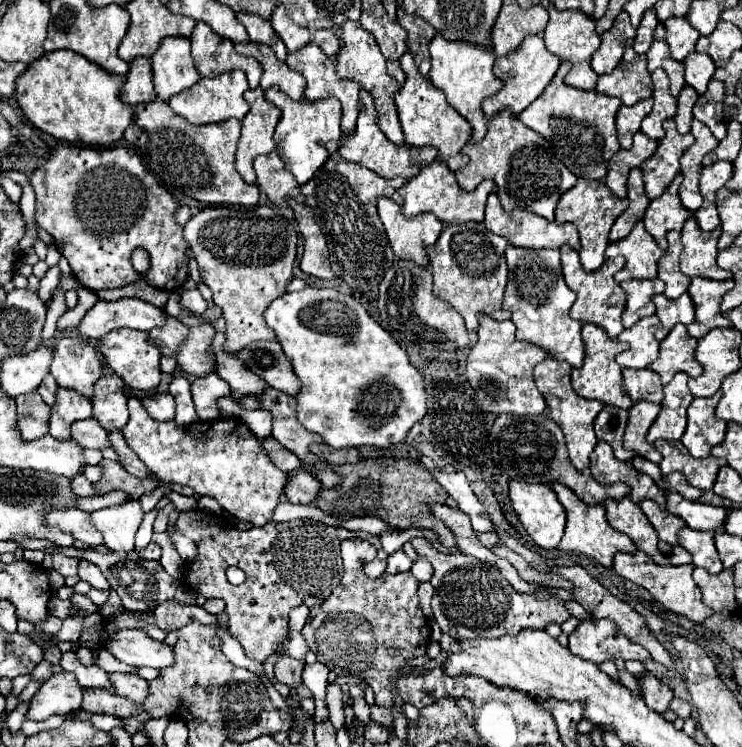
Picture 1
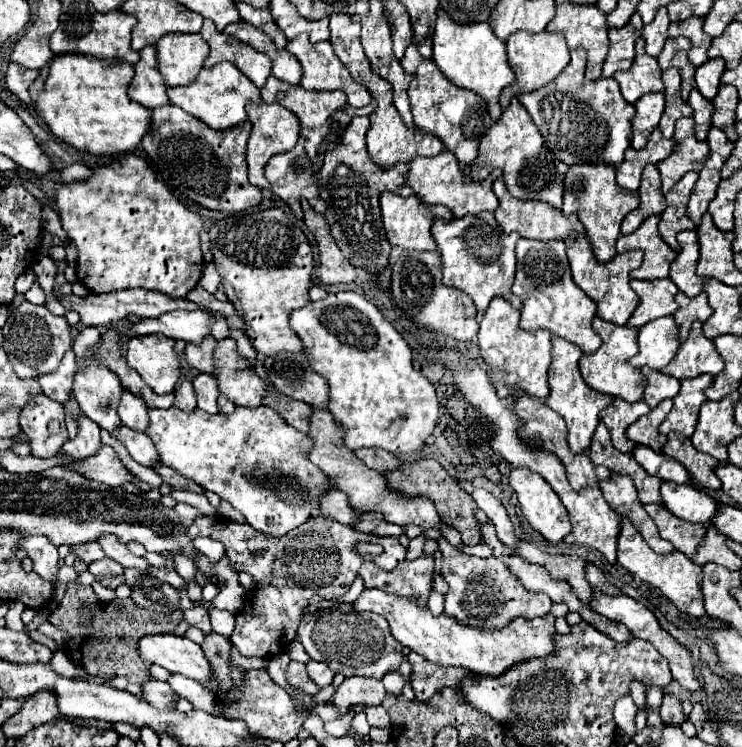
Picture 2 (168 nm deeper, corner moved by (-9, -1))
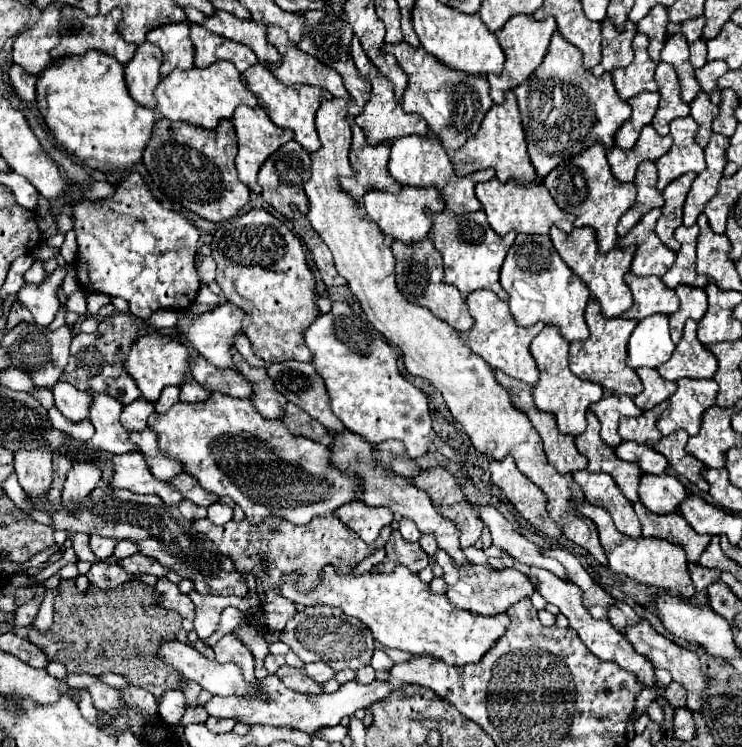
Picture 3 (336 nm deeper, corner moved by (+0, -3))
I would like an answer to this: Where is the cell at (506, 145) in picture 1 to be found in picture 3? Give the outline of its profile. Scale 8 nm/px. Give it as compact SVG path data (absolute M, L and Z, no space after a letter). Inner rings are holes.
M513 91L505 93L505 101L501 105L491 107L491 111L485 115L479 131L473 137L469 137L469 141L461 149L451 153L451 163L453 163L453 169L457 175L471 175L479 169L493 167L497 173L497 179L501 183L507 183L509 179L517 181L519 185L533 185L533 183L541 181L529 159L529 153L527 153L525 131L521 125L517 99L515 99Z

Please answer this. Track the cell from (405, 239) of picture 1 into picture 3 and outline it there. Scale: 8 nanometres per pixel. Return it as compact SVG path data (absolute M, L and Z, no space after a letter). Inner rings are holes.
M403 187L401 193L383 193L383 191L369 191L365 197L365 213L367 217L381 229L383 235L391 239L399 239L405 245L419 243L425 239L431 231L431 221L427 217L427 211L441 213L445 209L445 203L441 201L441 195L433 187Z

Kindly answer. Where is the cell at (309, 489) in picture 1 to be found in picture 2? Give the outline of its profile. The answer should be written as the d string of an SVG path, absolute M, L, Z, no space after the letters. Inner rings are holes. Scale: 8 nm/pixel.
M332 489L330 493L326 493L322 497L320 511L322 511L322 515L328 515L328 517L344 523L344 525L352 525L360 519L360 513L350 507L348 495L338 491L338 489Z

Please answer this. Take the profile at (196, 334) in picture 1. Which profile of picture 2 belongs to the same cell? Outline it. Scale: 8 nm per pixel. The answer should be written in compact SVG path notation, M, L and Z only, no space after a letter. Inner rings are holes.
M232 337L220 339L214 349L216 361L216 383L232 403L246 407L260 407L268 393L268 385L250 371L250 363L238 355L236 341Z

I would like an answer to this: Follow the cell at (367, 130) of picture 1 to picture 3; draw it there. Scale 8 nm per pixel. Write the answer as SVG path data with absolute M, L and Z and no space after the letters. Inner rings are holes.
M353 35L353 41L351 41L351 57L353 57L353 63L355 63L357 71L361 73L361 77L371 83L371 99L367 101L363 113L355 117L355 123L363 129L369 145L379 145L379 143L385 143L385 141L395 141L395 139L405 137L409 133L419 133L421 137L425 137L427 131L429 131L425 119L421 119L419 115L407 115L401 109L401 105L393 97L393 85L377 73L377 67L369 61L369 57L365 57L365 51L361 49L361 45L359 45L355 35Z

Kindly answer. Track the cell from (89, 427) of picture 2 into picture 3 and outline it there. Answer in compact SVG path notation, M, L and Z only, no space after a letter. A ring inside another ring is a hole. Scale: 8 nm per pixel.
M73 463L67 471L65 485L63 485L63 503L73 513L75 501L83 501L91 489L101 483L101 467L97 463Z

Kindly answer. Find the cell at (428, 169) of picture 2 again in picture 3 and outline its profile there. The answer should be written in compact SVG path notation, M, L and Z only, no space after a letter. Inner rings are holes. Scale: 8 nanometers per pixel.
M407 135L401 137L397 141L393 141L391 145L391 159L389 159L389 173L395 181L399 181L403 187L437 187L441 191L441 197L447 205L447 209L451 209L453 213L461 215L461 213L469 213L469 211L479 211L481 203L475 195L475 181L487 181L495 175L493 169L485 169L481 171L481 175L477 177L459 177L455 175L449 155L443 149L443 145L439 143L439 139L435 137L419 137L419 135Z

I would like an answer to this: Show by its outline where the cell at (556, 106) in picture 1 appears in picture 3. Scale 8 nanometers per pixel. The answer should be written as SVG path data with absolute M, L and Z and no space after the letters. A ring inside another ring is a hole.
M557 31L553 35L549 53L537 73L515 89L529 157L537 167L539 177L549 175L549 171L561 161L583 153L595 143L603 143L607 149L613 149L615 133L631 117L631 107L617 97L611 73L593 77L591 71L583 67L581 51L565 41Z

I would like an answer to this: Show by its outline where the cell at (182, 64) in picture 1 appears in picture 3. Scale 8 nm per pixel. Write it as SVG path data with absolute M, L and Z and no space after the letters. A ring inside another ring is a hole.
M163 25L147 33L147 41L163 51L161 77L167 77L173 69L193 69L195 49L189 37L189 25Z

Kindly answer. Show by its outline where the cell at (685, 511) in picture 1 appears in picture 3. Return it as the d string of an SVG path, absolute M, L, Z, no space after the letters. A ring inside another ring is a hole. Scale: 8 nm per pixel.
M643 475L639 485L639 501L657 515L679 513L687 491L683 483L673 475Z

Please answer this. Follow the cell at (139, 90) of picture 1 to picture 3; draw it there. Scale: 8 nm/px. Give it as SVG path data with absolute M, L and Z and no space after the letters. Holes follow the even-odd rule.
M145 41L137 47L133 59L125 65L125 83L133 101L141 107L155 109L153 91L159 83L159 67L163 61L163 53L157 45Z

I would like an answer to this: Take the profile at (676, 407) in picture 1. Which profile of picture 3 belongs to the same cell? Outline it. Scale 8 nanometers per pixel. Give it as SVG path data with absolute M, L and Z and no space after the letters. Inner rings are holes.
M679 379L677 391L669 397L669 407L657 421L661 435L677 429L695 435L701 427L701 415L715 403L719 385L713 379Z

